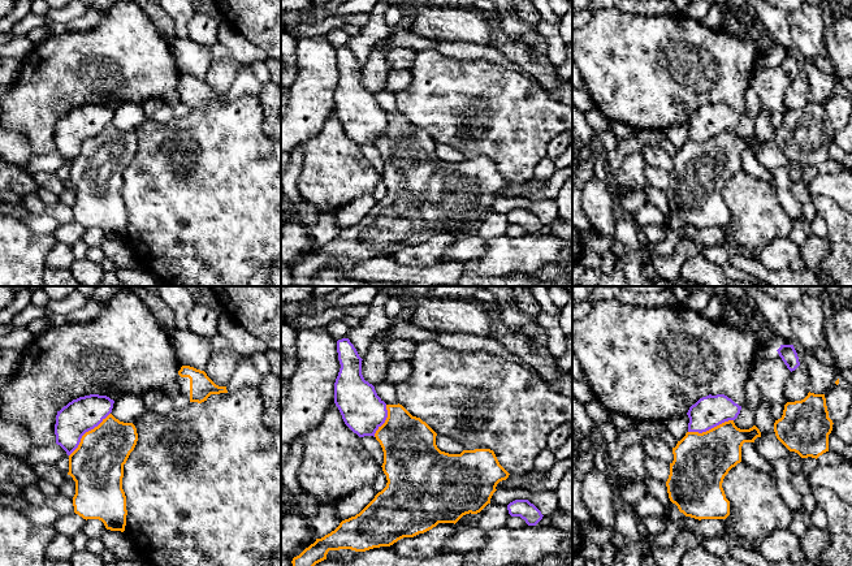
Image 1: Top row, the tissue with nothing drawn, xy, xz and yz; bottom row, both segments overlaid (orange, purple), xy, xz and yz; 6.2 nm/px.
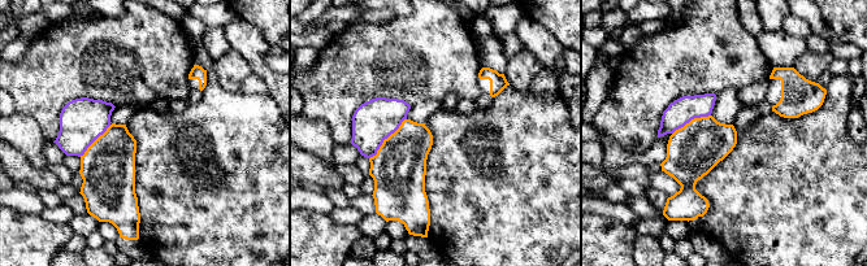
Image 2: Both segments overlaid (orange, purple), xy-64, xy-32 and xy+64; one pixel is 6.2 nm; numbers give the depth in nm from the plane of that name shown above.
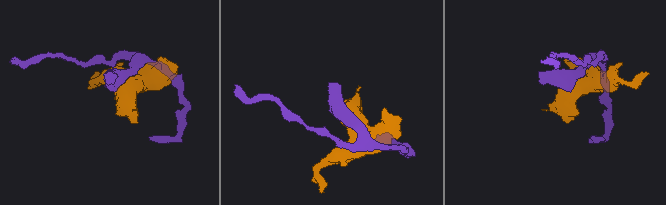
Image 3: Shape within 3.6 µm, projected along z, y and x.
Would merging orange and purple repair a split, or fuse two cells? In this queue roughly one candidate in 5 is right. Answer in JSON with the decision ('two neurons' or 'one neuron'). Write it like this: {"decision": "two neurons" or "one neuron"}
{"decision": "two neurons"}

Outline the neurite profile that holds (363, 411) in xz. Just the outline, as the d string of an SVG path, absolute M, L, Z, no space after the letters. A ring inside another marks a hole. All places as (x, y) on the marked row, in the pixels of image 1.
M349 338L337 341L341 364L334 383L334 403L345 424L359 437L373 436L388 418L386 403L362 375L362 358Z

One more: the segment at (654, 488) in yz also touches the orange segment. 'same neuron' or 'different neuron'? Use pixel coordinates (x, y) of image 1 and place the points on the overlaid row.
different neuron

